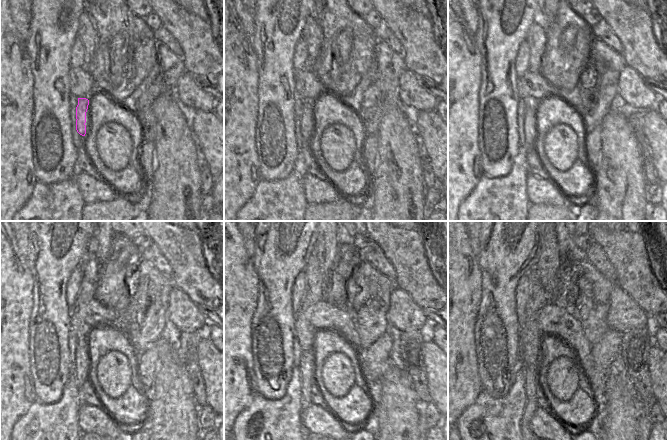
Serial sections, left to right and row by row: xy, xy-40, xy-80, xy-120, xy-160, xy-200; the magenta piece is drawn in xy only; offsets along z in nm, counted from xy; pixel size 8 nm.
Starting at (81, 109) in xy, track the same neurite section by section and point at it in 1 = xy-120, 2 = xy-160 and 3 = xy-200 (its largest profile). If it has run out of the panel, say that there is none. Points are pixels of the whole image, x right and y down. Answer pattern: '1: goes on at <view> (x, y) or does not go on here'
1: goes on at xy-120 (82, 358)
2: goes on at xy-160 (307, 369)
3: goes on at xy-200 (530, 372)

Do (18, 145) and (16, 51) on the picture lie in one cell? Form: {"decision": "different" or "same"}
{"decision": "same"}

